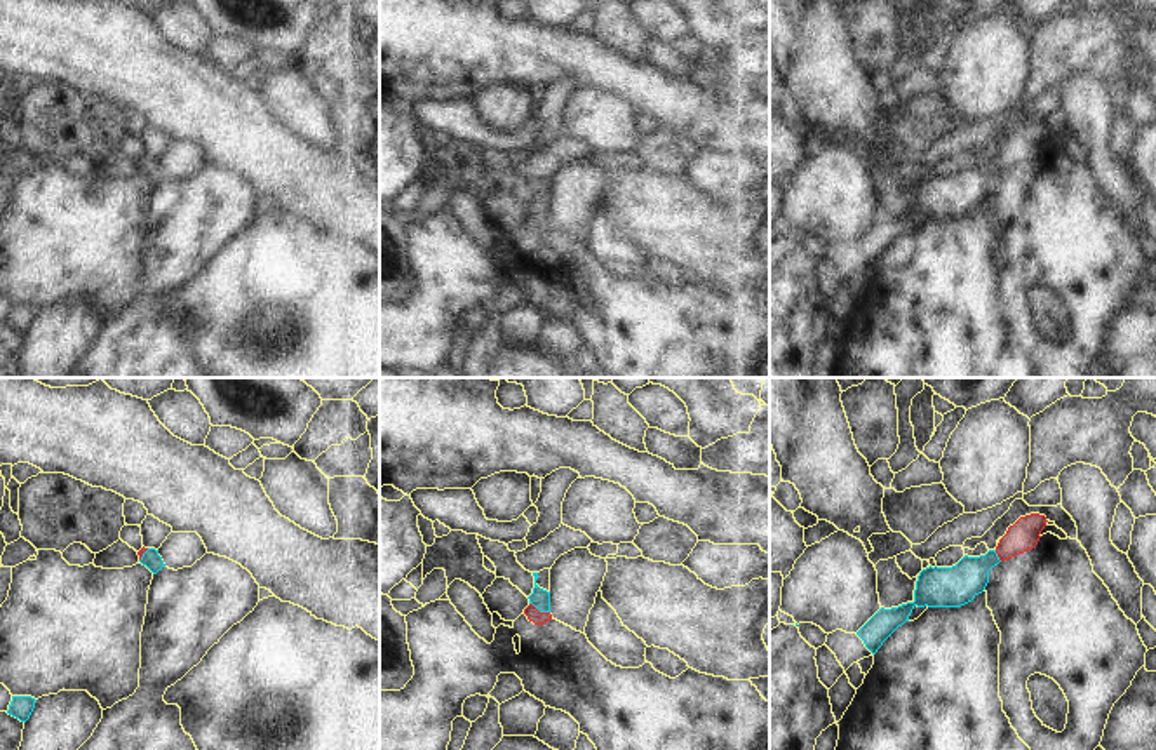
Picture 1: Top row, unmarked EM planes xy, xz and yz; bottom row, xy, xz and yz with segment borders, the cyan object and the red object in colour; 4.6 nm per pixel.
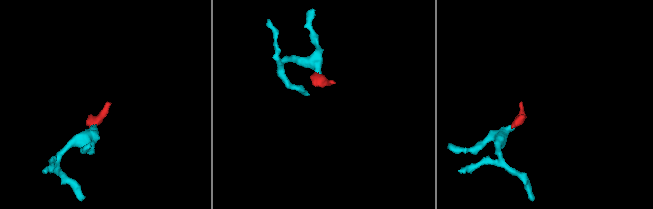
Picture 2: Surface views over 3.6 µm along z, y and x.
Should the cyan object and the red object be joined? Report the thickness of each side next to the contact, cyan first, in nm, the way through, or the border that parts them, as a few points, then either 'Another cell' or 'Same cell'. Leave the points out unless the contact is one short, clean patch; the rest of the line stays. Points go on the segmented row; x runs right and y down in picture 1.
Thickness 90 nm (cyan) against 70 nm. Path across: xz (540, 599), (540, 611), (533, 615). Same cell

